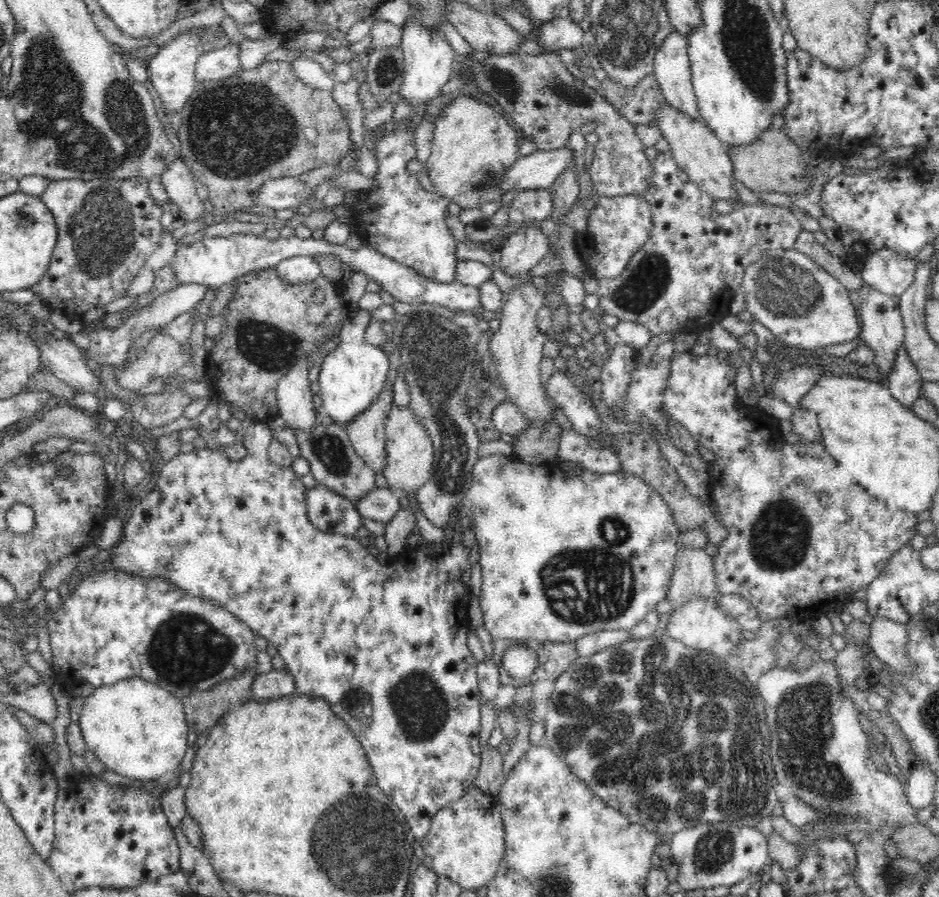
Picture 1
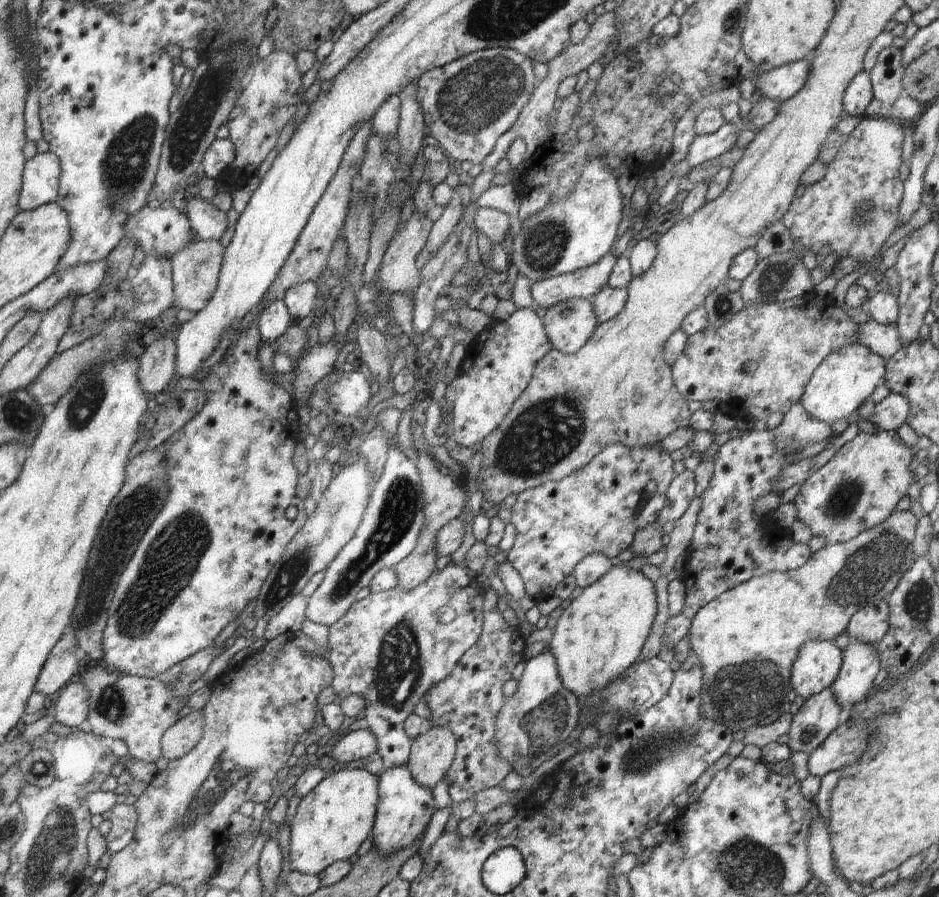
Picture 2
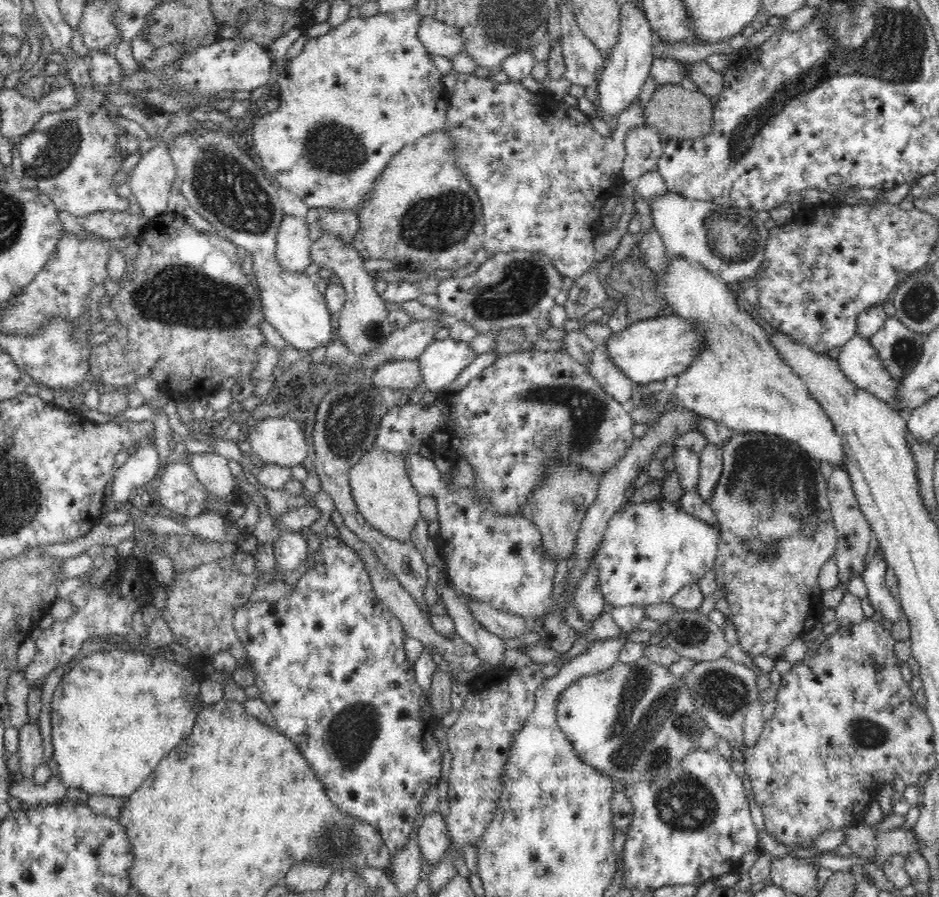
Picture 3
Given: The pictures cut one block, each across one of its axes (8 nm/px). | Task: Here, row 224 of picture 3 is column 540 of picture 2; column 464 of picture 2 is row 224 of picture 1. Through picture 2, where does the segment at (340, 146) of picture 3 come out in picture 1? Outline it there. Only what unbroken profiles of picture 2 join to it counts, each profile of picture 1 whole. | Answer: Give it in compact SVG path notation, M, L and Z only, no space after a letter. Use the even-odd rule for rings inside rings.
M386 126L380 131L378 136L370 139L370 150L376 155L378 163L378 172L373 178L377 182L376 186L367 191L358 191L357 199L350 206L350 212L356 223L356 232L362 237L363 243L370 248L380 251L384 256L392 258L400 264L406 265L424 277L436 280L440 283L449 283L455 281L455 268L459 261L456 257L456 245L458 242L454 239L446 223L446 214L451 200L444 199L438 193L432 193L422 185L418 174L410 174L406 171L408 161L417 158L415 146L415 134L408 128L400 127L394 130L387 130Z

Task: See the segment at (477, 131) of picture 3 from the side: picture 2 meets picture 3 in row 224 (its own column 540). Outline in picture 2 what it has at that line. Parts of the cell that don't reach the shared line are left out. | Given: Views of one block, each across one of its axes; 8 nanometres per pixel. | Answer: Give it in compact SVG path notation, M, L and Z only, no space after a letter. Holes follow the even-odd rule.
M610 444L602 452L598 452L589 464L572 472L570 476L520 492L516 505L512 506L510 520L516 530L516 539L508 550L507 557L524 582L525 595L534 598L536 602L554 597L554 589L567 576L572 575L578 562L586 556L599 553L616 561L621 552L630 549L640 528L657 522L659 513L666 504L666 492L676 476L672 457L663 452L661 444L637 448Z

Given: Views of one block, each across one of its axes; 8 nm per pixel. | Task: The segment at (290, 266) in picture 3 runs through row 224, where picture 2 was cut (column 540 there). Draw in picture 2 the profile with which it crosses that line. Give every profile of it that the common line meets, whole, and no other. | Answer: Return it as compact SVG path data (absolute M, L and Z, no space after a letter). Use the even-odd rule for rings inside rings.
M608 252L602 260L588 268L534 282L530 292L535 306L548 309L570 298L587 298L597 294L608 282L616 262L618 256Z

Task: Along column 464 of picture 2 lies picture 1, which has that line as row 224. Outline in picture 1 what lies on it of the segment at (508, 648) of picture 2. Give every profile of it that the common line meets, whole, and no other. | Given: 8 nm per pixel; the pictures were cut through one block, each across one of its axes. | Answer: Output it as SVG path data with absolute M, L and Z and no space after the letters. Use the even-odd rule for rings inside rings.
M671 152L660 153L655 160L655 174L641 197L652 209L654 228L648 240L632 255L619 277L598 279L599 307L605 314L617 316L620 321L635 322L649 330L651 336L660 334L700 332L714 322L732 322L729 304L734 292L741 288L744 269L760 260L766 251L788 250L795 246L800 222L786 206L776 204L744 204L736 212L718 214L714 197L689 179L688 173L673 160Z

